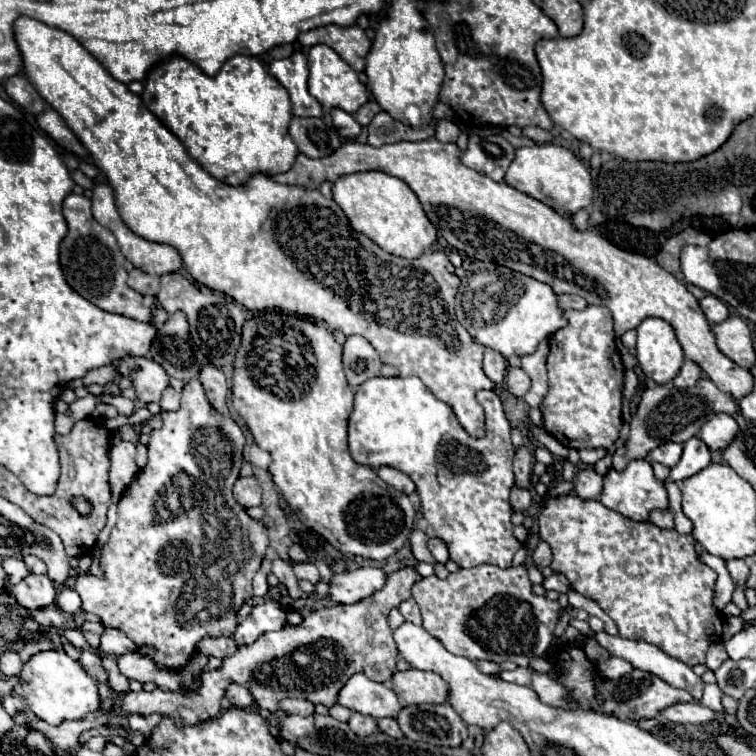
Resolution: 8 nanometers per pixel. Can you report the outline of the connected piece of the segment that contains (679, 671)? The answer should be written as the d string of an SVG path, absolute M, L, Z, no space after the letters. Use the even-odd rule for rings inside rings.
M604 630L594 632L592 638L604 650L608 650L610 656L624 658L634 668L650 672L650 674L662 678L664 682L672 684L674 688L688 690L698 700L702 698L702 684L704 682L692 672L692 668L678 662L676 658L668 658L668 654L664 654L654 644L640 642L640 640L628 640L628 638L622 638L622 636L610 636Z

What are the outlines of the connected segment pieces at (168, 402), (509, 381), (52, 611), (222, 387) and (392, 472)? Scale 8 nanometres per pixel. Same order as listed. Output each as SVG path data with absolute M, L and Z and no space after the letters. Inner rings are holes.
M166 388L164 394L162 394L162 400L160 400L160 408L166 410L166 412L176 412L180 408L180 392L176 392L174 388Z
M508 366L508 370L506 370L506 388L514 396L524 396L530 388L530 376L522 368Z
M48 606L48 608L32 612L32 618L36 618L44 628L62 628L64 622L66 622L64 614L54 606Z
M206 364L202 370L200 370L200 382L206 390L206 396L208 396L208 402L220 412L224 406L226 406L226 396L228 396L228 382L222 374L220 368L212 366L212 364Z
M380 466L380 468L378 468L378 476L380 476L384 482L388 482L392 488L396 488L396 490L400 490L400 492L404 492L404 494L412 494L412 492L416 490L414 482L412 482L404 472L400 472L400 470L396 470L396 468Z

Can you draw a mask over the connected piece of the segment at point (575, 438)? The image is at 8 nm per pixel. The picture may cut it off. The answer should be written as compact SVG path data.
M588 306L586 310L568 310L568 326L550 338L548 354L548 394L540 404L542 426L566 448L610 448L622 428L622 360L614 342L612 316L604 306Z

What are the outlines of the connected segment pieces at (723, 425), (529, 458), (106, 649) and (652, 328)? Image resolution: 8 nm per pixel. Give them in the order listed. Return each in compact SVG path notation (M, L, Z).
M718 412L718 414L714 414L714 418L710 418L702 426L698 438L714 452L714 450L724 450L736 432L738 432L736 420L730 414Z
M528 448L516 452L516 456L514 456L514 476L516 476L518 488L530 488L532 464L534 464L534 456Z
M104 628L100 636L100 652L110 656L122 656L126 652L134 652L138 646L118 628Z
M646 318L638 326L636 358L648 378L656 384L666 384L678 374L684 362L684 352L668 322Z

